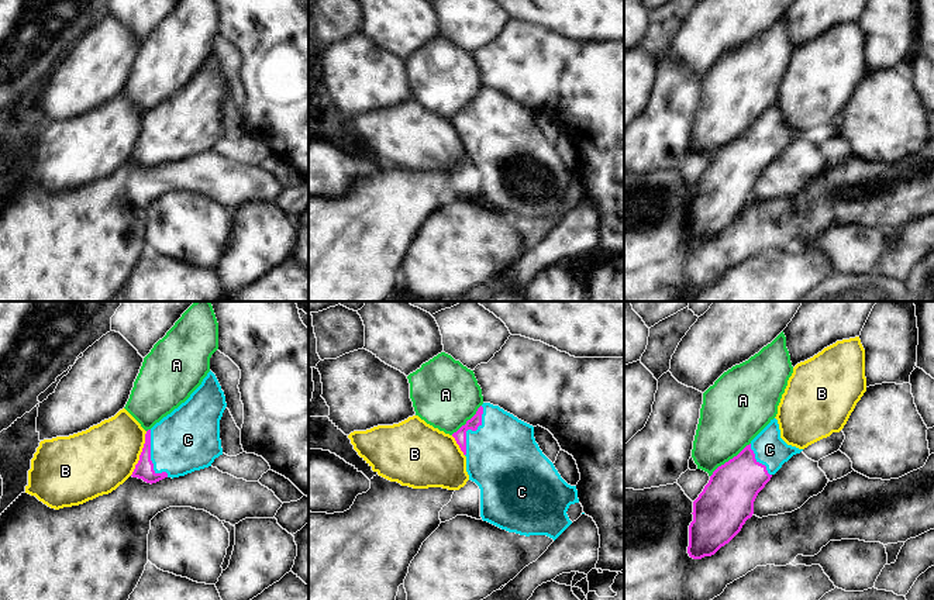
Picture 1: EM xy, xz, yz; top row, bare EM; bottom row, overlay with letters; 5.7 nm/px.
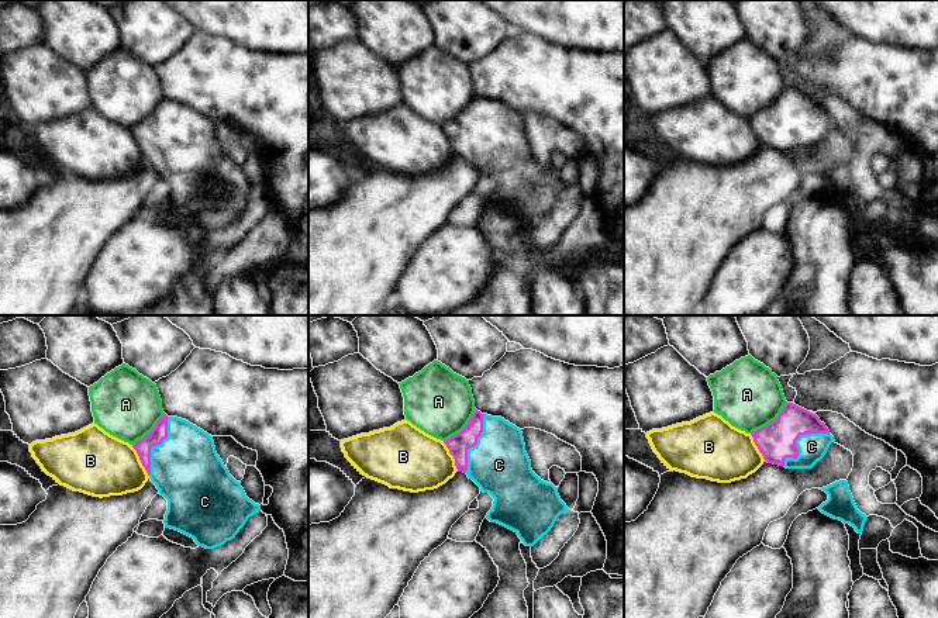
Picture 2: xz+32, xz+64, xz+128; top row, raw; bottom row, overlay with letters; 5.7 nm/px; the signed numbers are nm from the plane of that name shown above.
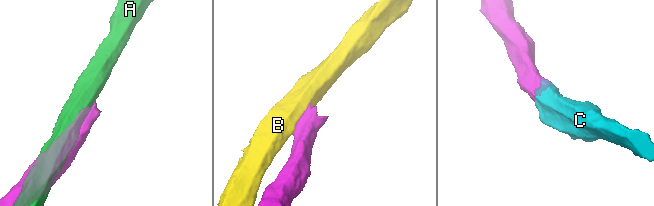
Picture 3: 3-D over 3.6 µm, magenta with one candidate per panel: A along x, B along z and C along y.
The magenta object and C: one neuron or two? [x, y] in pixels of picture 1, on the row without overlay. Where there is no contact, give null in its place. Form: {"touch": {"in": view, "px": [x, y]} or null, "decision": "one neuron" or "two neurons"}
{"touch": {"in": "xz", "px": [471, 113]}, "decision": "one neuron"}

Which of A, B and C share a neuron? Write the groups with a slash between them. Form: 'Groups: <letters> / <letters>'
Groups: A / B / C.

